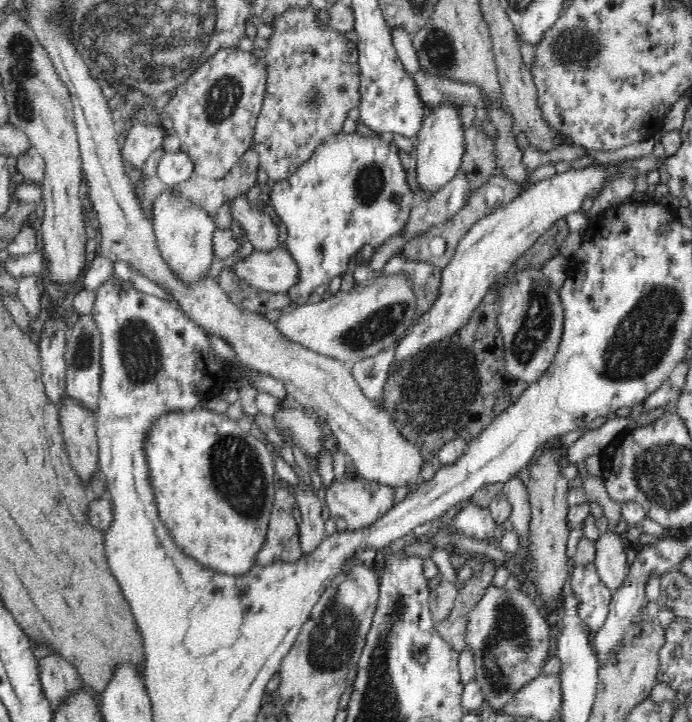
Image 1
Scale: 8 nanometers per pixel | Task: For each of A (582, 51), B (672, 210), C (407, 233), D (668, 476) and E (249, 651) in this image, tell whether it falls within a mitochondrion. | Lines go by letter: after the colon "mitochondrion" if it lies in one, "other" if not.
A: mitochondrion
B: other
C: other
D: mitochondrion
E: other

